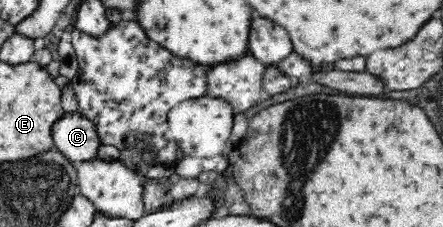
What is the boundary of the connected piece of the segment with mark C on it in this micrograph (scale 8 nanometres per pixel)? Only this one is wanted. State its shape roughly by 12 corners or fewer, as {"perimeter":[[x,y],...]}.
{"perimeter":[[80,112],[52,128],[69,162],[98,160],[99,125]]}

